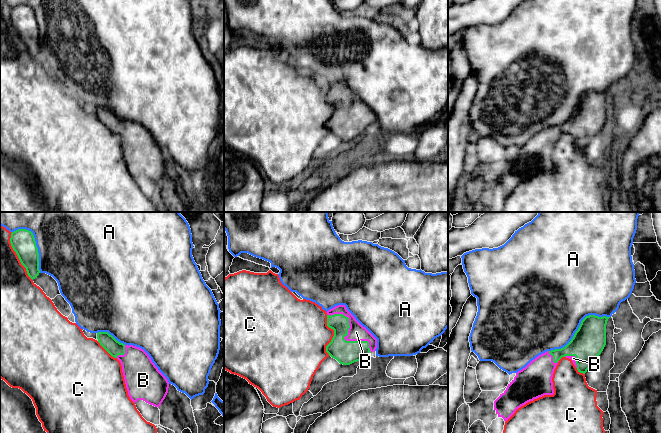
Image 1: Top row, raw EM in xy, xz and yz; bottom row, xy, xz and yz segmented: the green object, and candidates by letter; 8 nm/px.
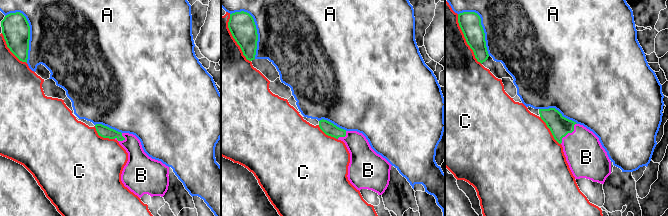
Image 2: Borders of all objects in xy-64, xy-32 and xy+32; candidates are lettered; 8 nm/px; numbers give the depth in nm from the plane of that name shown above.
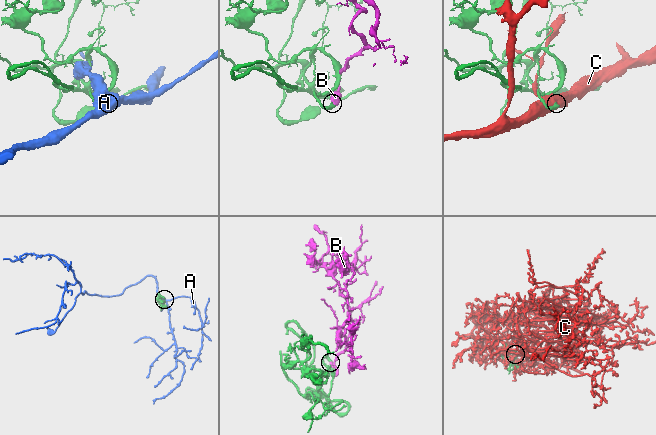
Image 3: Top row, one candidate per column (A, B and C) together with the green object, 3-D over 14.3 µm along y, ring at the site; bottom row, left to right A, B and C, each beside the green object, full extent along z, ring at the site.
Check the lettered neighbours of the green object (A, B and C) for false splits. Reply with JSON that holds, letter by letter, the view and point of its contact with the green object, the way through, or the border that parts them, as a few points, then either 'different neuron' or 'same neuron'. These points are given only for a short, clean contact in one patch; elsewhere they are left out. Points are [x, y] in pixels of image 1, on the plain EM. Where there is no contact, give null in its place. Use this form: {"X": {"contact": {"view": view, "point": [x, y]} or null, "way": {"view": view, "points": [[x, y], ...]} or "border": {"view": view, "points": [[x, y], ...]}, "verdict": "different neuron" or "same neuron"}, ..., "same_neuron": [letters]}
{"A": {"contact": {"view": "yz", "point": [579, 103]}, "verdict": "different neuron"}, "B": {"contact": {"view": "xz", "point": [346, 111]}, "verdict": "same neuron"}, "C": {"contact": {"view": "xy", "point": [17, 31]}, "verdict": "different neuron"}, "same_neuron": ["B"]}

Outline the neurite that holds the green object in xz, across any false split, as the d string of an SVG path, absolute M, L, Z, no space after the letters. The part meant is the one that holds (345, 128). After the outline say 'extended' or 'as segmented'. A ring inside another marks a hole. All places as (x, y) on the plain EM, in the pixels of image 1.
M338 81L328 86L327 102L334 106L326 128L340 140L350 141L369 132L377 124L377 115L347 86Z; extended

